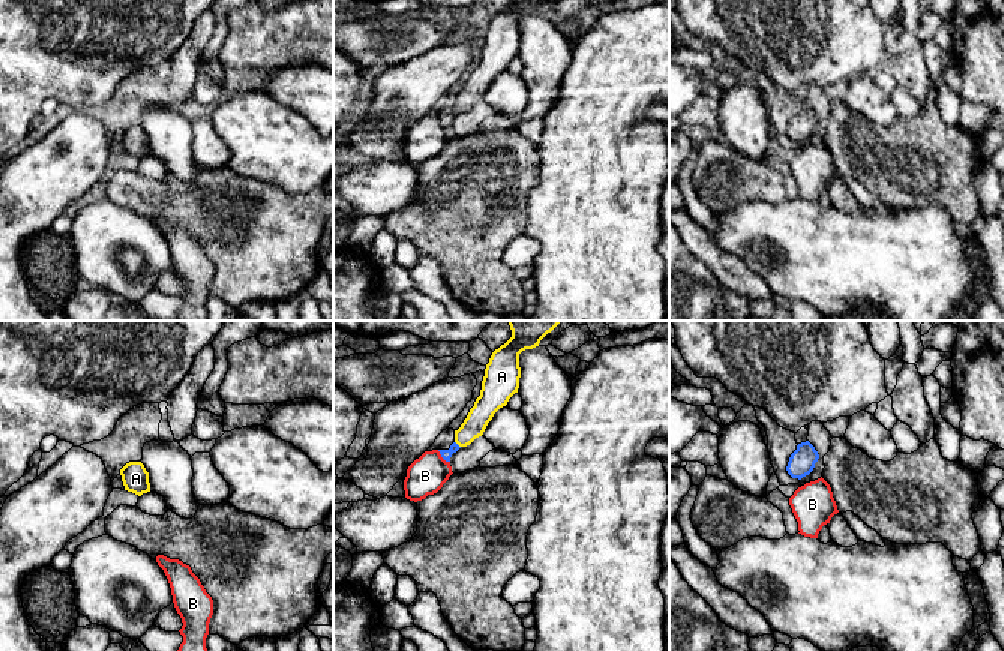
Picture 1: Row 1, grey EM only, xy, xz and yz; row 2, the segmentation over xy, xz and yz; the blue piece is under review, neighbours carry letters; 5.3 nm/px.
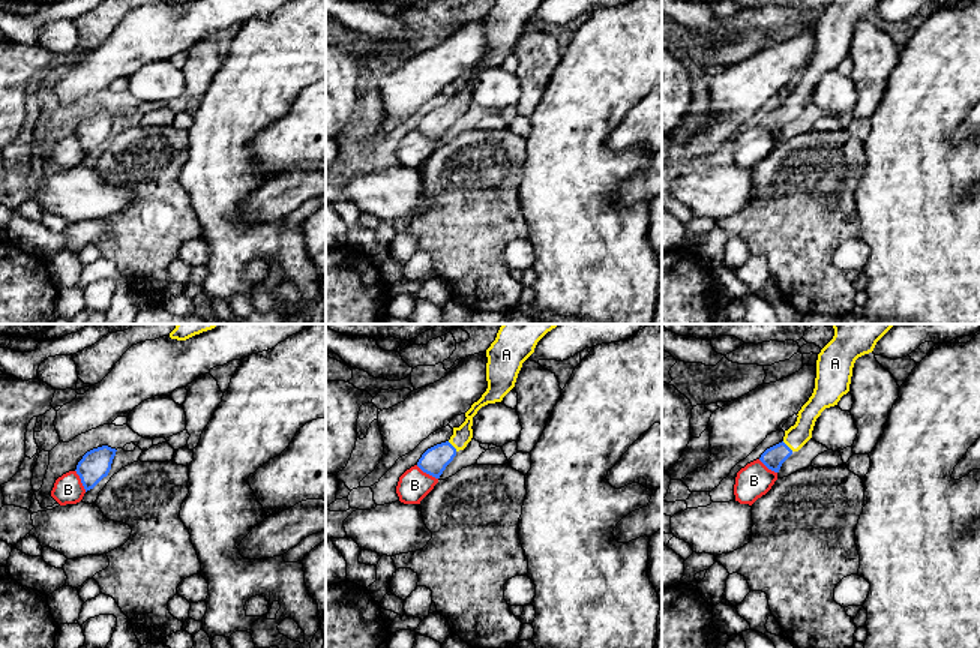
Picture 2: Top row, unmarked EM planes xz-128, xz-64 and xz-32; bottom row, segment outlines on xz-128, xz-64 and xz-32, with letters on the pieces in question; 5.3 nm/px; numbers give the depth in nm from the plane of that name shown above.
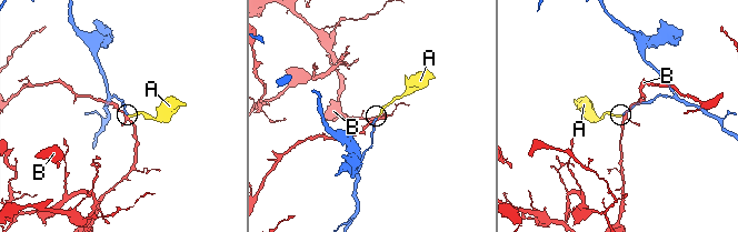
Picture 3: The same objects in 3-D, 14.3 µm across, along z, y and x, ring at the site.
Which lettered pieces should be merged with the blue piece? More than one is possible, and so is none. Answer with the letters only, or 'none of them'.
A

